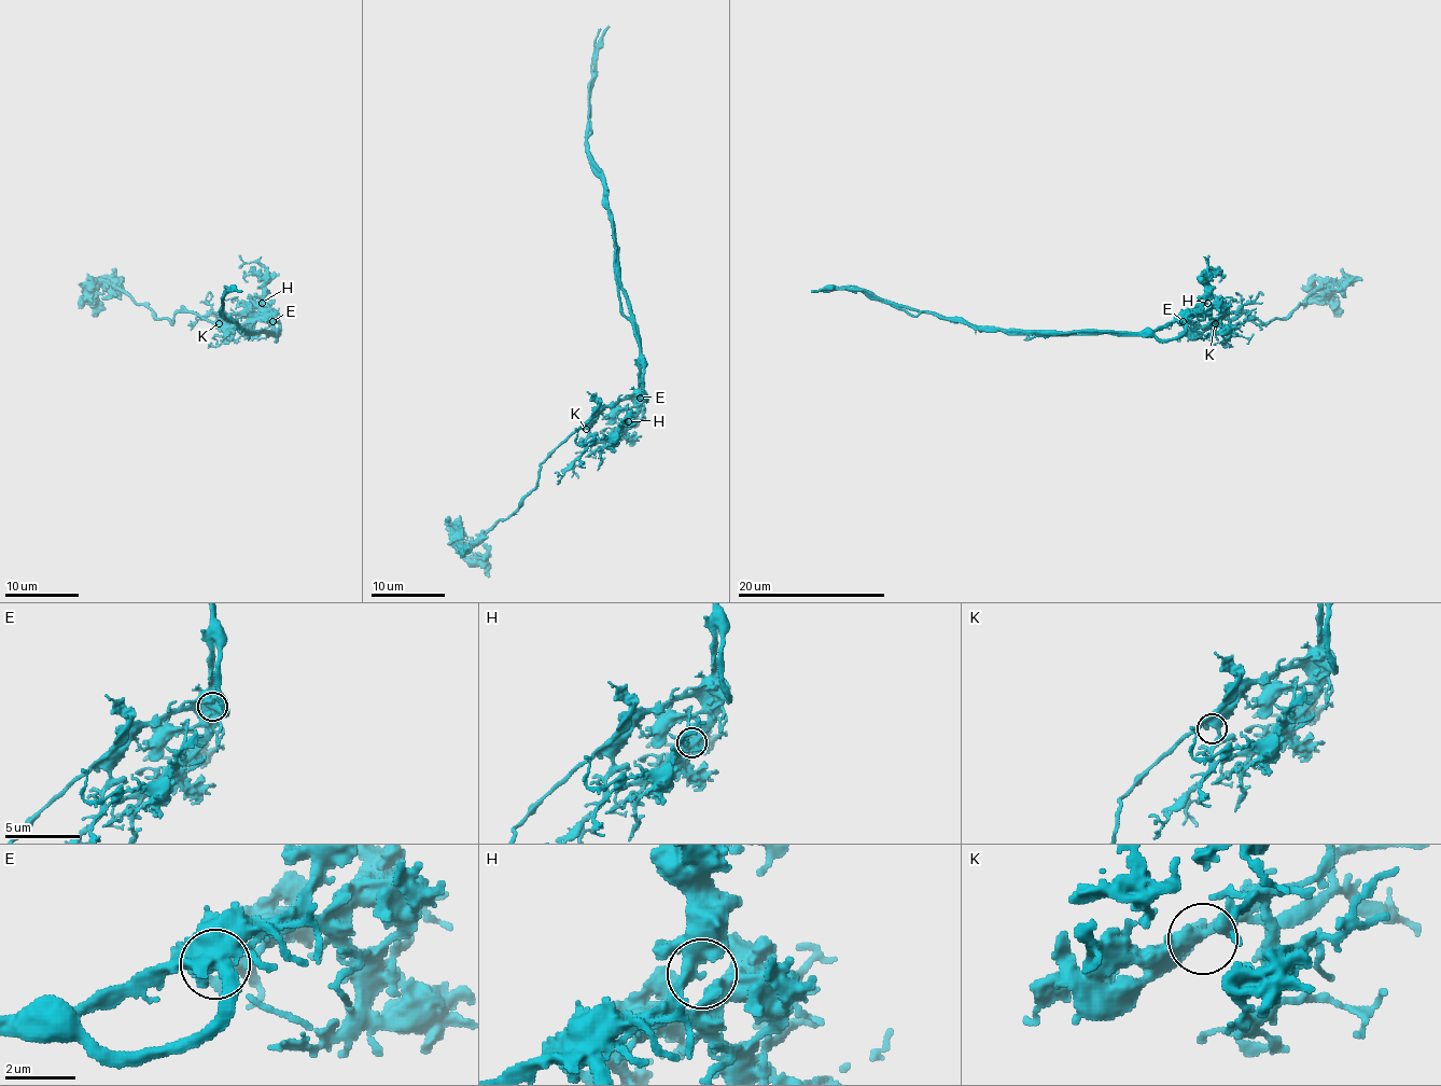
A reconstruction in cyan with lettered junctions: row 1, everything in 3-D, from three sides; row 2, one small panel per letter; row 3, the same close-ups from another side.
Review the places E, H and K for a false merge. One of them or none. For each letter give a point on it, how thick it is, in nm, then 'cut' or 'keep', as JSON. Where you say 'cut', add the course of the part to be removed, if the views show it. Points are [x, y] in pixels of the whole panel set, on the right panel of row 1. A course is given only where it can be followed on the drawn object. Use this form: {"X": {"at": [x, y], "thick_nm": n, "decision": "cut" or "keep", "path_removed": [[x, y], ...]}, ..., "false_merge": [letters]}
{"E": {"at": [1183, 321], "thick_nm": 600, "decision": "cut", "path_removed": [[1183, 321], [1174, 337], [1156, 339], [1004, 332], [931, 311], [909, 316], [853, 286], [814, 291]]}, "H": {"at": [1207, 303], "thick_nm": 320, "decision": "keep"}, "K": {"at": [1215, 323], "thick_nm": 400, "decision": "keep"}, "false_merge": ["E"]}

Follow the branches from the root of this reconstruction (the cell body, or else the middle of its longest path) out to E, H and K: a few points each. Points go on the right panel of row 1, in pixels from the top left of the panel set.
E: (1130, 332), (1153, 332), (1174, 321), (1183, 321)
H: (1130, 332), (1159, 331), (1174, 321), (1194, 316), (1207, 303)
K: (1130, 332), (1153, 332), (1174, 321), (1215, 323)

